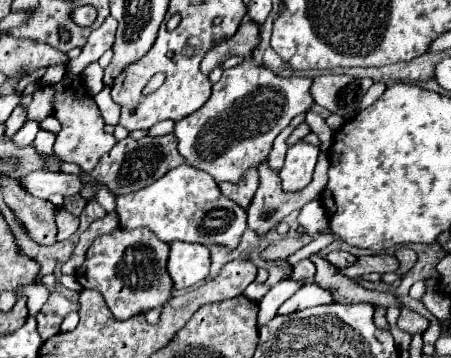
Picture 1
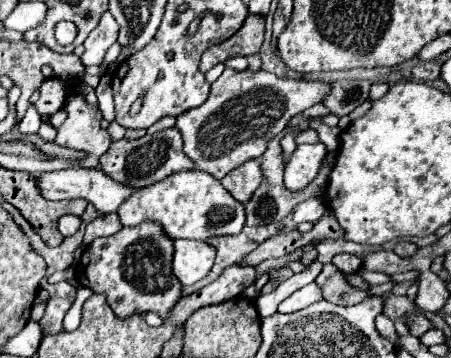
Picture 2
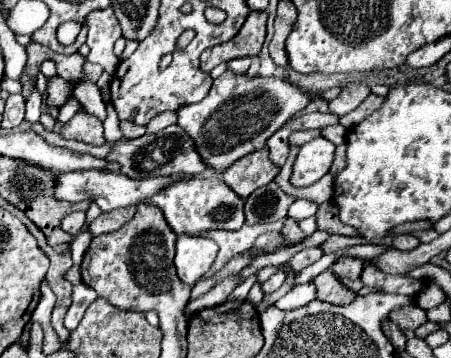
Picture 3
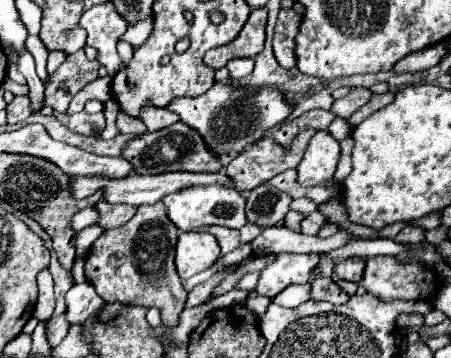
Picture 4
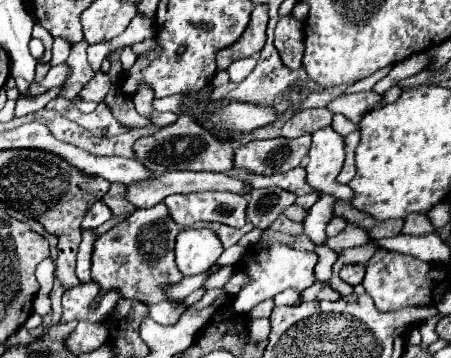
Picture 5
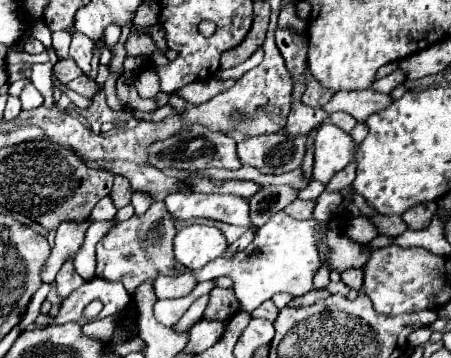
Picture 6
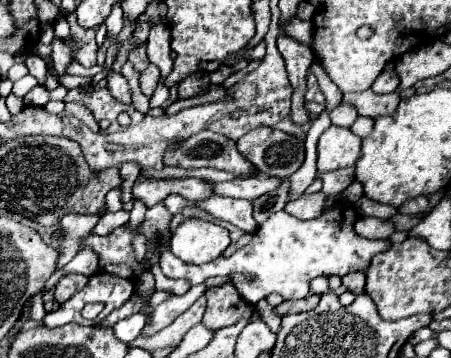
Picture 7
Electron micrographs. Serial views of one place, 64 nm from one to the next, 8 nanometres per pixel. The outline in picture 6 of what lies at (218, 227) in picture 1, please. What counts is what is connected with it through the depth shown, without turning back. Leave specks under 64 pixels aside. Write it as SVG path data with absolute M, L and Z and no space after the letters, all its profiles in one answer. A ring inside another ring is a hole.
M170 194L166 200L166 208L174 218L212 218L220 222L228 222L232 226L250 228L252 220L248 220L248 202L240 196L232 194Z

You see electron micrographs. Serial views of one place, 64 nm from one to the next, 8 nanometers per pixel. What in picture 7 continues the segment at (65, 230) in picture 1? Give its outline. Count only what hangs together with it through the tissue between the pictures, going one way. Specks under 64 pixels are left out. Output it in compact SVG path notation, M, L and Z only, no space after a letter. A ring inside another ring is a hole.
M114 188L106 194L106 210L108 212L118 212L122 208L122 190Z

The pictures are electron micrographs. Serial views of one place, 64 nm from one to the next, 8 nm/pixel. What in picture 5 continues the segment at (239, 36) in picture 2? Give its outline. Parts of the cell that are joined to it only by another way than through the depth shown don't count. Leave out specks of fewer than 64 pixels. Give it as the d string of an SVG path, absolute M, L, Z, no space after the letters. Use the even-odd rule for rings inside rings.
M266 4L254 6L250 24L248 24L246 32L242 34L242 38L236 44L232 44L232 46L228 46L228 48L218 52L218 56L216 56L218 68L224 70L234 60L258 54L262 50L264 42L266 42L266 24L268 24L268 6Z

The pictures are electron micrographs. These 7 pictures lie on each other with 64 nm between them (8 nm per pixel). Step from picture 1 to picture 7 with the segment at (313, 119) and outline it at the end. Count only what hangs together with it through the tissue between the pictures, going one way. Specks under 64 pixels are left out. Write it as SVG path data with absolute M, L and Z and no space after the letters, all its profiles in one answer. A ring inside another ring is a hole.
M340 104L338 108L334 108L330 112L330 118L332 118L332 124L334 126L350 128L358 116L356 116L356 110L352 108L352 104Z

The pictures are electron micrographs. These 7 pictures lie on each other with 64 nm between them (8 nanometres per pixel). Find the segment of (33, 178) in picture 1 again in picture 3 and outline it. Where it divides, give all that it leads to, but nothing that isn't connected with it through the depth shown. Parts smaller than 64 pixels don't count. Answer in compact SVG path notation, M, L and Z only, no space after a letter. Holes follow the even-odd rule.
M84 170L84 172L58 172L58 188L56 188L56 198L68 200L68 202L82 202L82 200L94 200L102 212L122 208L122 206L132 206L148 200L148 196L154 196L160 192L160 188L168 188L168 184L174 184L176 180L184 180L186 176L158 176L158 178L148 178L148 180L132 180L124 174L116 172L106 172L106 170Z

